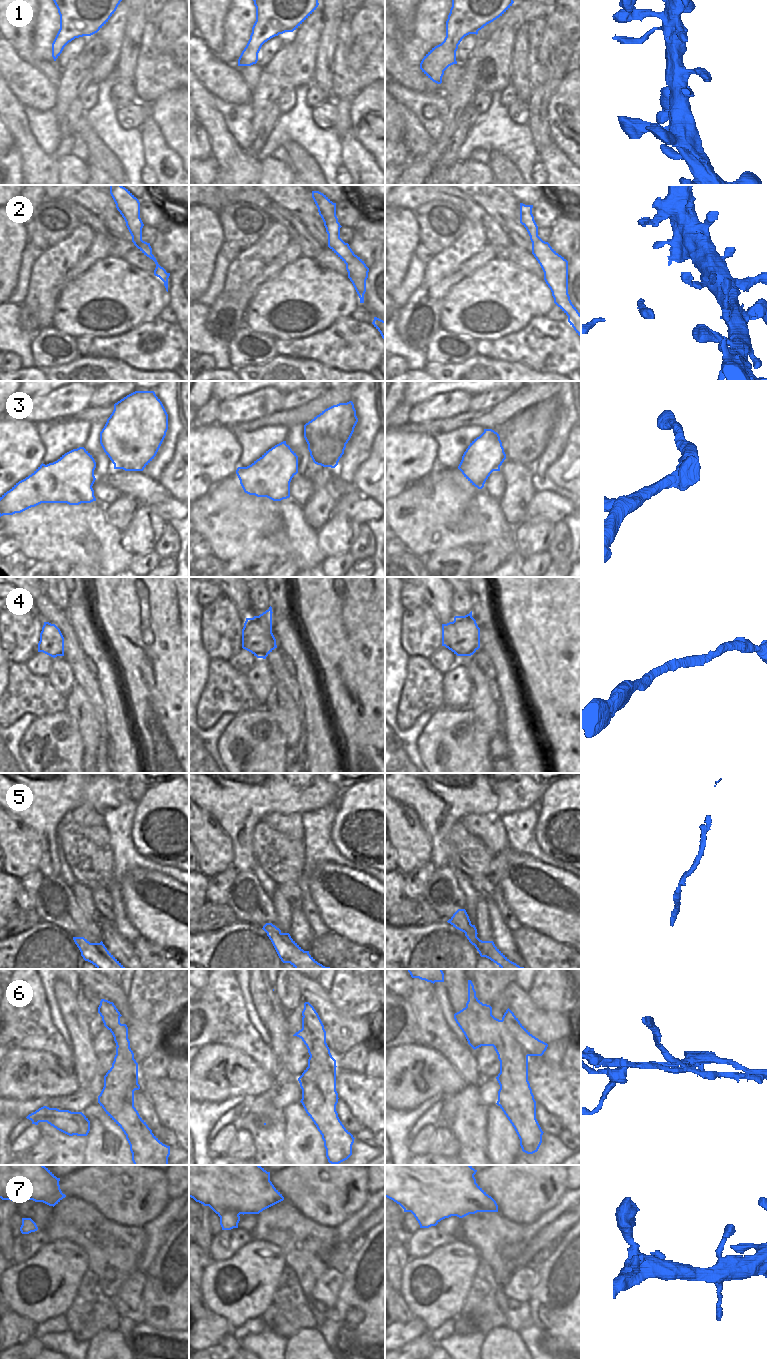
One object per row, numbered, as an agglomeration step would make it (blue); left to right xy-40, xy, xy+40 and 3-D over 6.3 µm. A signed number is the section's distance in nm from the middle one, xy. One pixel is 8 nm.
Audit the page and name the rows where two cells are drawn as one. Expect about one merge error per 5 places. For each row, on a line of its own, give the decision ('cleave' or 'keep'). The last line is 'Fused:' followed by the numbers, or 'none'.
1: keep
2: keep
3: keep
4: keep
5: keep
6: cleave
7: keep
Fused: 6

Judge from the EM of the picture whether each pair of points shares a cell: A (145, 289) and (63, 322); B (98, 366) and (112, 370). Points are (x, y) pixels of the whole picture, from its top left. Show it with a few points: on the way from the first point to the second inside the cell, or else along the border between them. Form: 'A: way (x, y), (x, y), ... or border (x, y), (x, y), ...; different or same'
A: way (124, 296), (94, 296), (82, 303); same
B: way (101, 369), (109, 370); same

